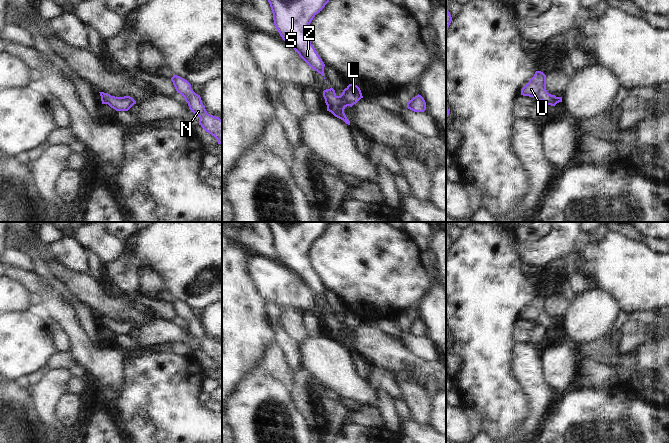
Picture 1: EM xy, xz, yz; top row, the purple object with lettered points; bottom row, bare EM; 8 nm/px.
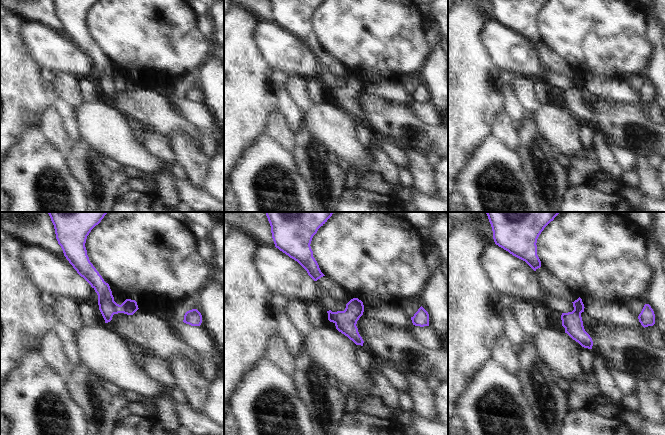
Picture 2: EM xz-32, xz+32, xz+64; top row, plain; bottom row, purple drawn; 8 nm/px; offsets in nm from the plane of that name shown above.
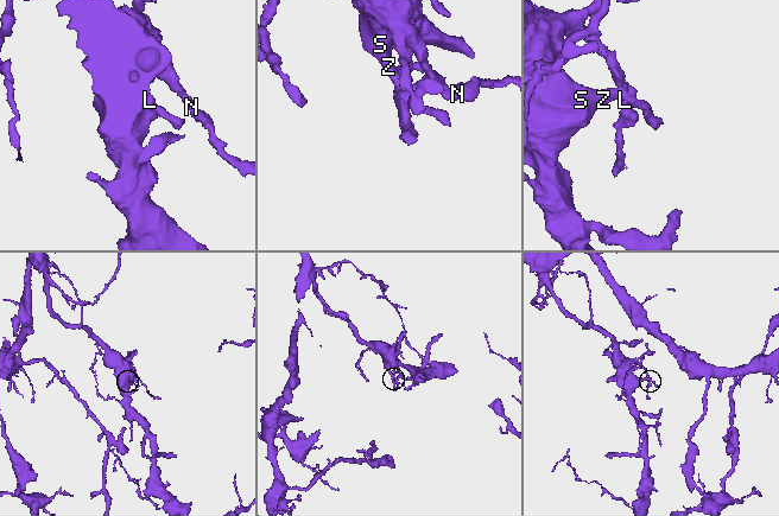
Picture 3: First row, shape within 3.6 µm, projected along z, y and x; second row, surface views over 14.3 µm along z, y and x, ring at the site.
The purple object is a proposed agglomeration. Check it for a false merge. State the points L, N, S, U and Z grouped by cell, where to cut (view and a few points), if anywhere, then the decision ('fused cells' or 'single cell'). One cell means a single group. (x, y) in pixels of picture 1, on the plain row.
L N S U Z; no cut; single cell

